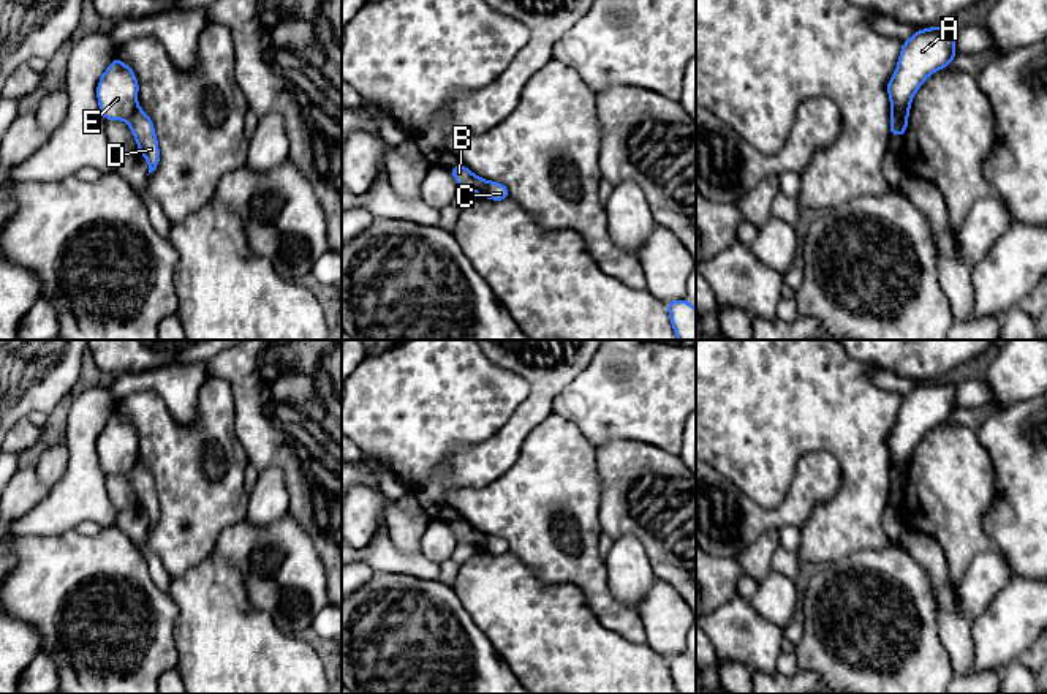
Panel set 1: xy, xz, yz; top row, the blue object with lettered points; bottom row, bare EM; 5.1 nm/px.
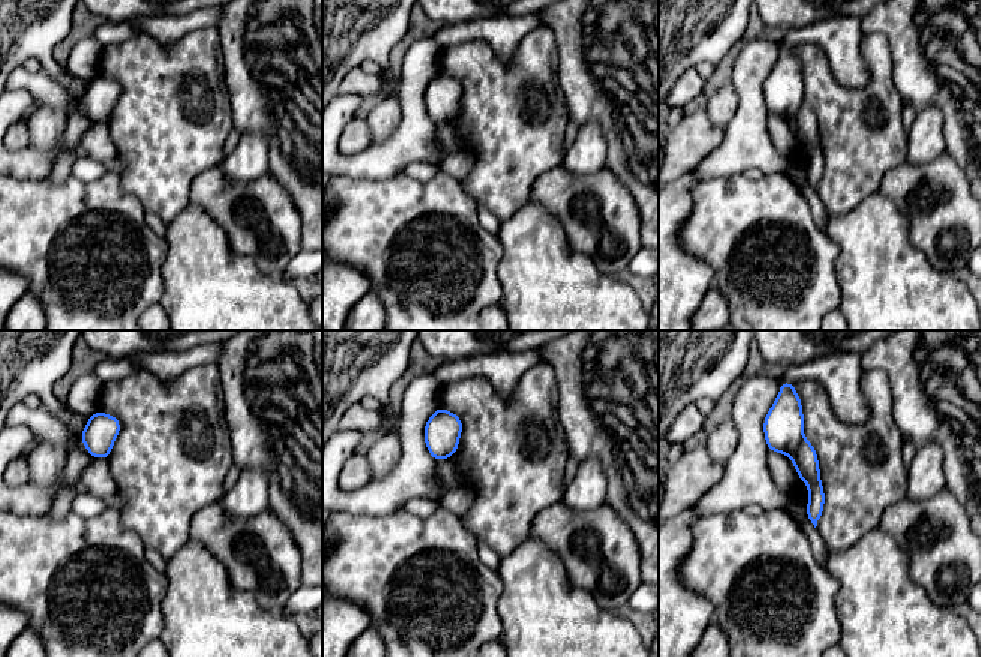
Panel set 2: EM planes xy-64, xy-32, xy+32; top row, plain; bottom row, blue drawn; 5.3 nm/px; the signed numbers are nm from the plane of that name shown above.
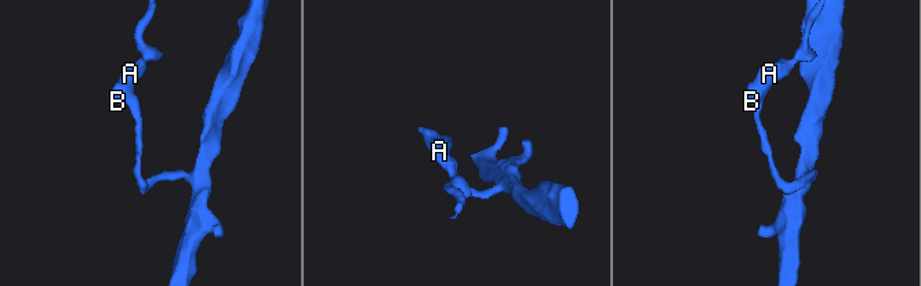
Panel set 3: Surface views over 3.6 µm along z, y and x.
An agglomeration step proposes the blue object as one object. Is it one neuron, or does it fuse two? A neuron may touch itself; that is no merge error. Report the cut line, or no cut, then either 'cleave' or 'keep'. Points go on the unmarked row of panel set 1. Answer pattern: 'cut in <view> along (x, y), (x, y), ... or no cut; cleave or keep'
cut in yz along (908, 463), (899, 463), (892, 468); cleave

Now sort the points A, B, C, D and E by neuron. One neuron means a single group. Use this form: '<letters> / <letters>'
A B E / C D

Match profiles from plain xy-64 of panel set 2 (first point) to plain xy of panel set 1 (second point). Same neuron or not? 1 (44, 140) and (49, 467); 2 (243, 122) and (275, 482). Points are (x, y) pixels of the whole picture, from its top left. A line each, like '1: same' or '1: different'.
1: same
2: different

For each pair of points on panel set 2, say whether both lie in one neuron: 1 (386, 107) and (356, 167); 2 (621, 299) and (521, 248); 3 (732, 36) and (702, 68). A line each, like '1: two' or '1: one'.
1: two
2: one
3: two

